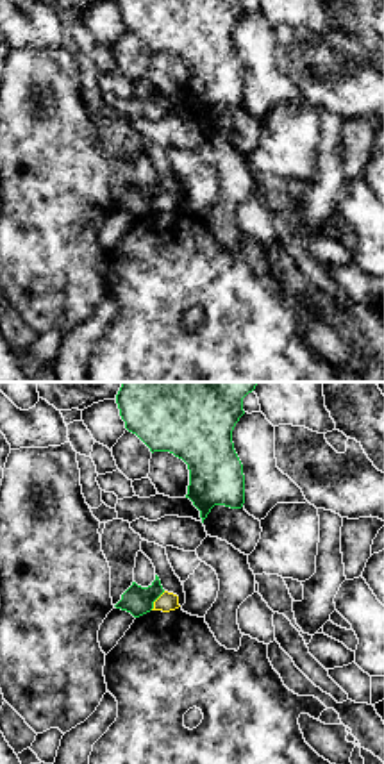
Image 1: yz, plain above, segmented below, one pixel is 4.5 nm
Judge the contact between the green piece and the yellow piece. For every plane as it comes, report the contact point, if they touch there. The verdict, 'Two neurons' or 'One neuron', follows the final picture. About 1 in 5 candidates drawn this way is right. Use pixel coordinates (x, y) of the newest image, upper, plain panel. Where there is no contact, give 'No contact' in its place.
Touches green at (156, 199)

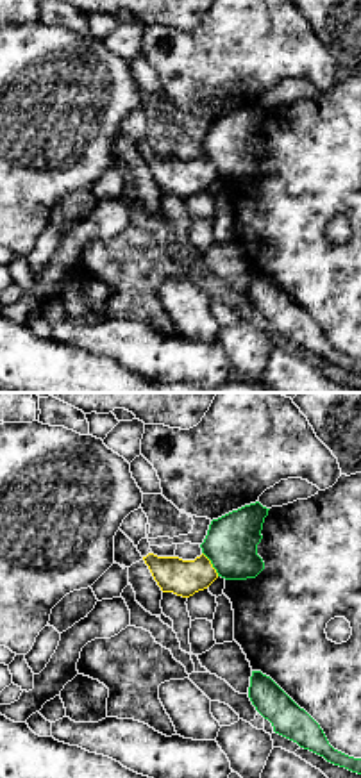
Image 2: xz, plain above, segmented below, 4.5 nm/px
Touches green at (211, 163)

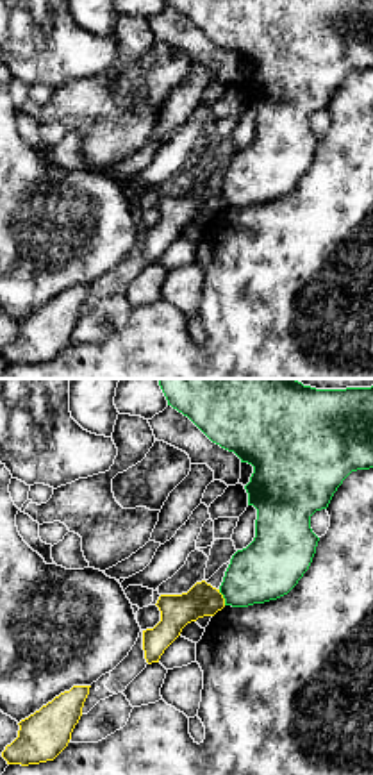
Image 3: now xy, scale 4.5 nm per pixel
Touches green at (223, 197)

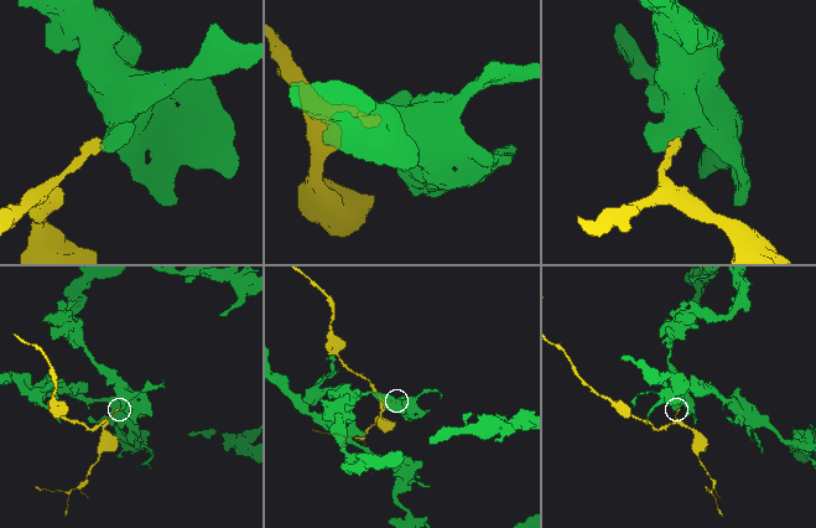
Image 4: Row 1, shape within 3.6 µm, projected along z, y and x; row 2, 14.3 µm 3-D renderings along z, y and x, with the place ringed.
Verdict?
Two neurons

